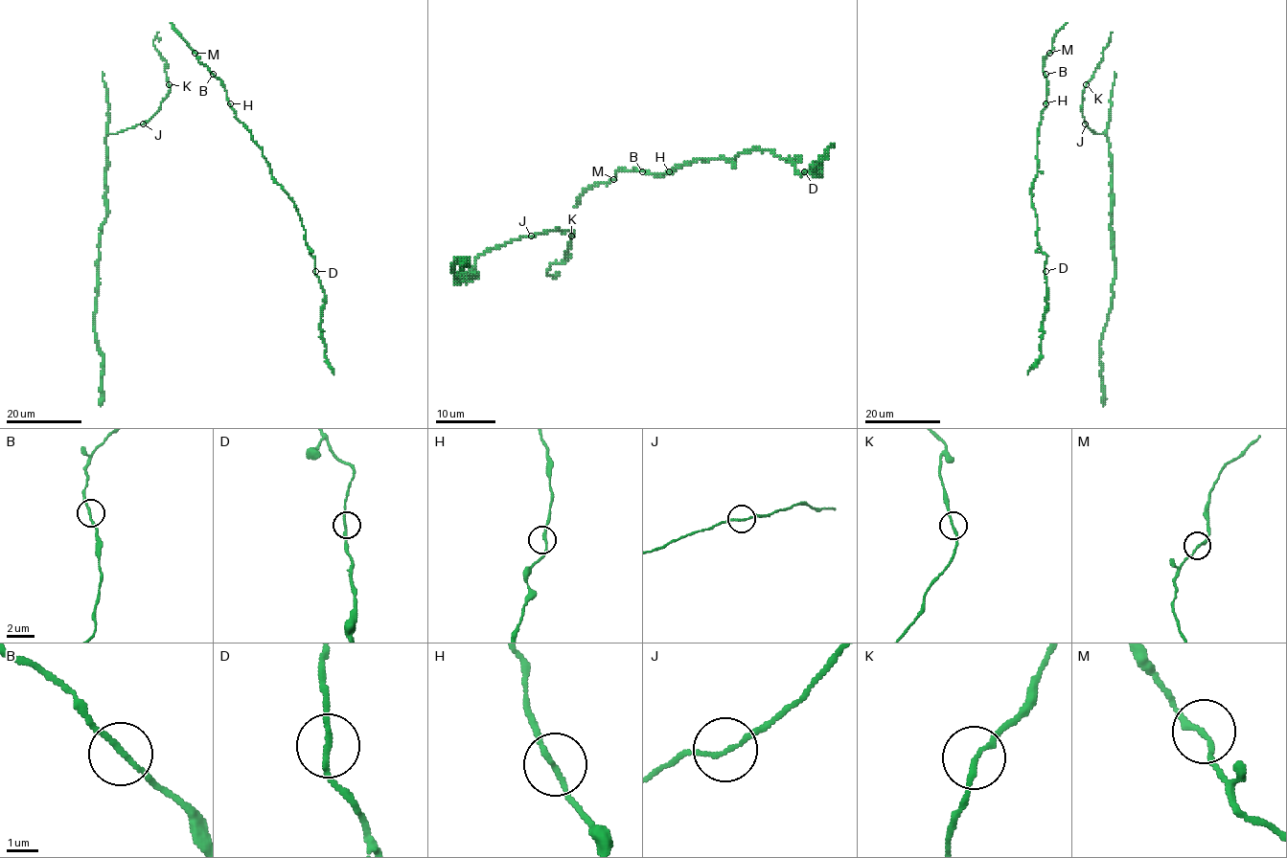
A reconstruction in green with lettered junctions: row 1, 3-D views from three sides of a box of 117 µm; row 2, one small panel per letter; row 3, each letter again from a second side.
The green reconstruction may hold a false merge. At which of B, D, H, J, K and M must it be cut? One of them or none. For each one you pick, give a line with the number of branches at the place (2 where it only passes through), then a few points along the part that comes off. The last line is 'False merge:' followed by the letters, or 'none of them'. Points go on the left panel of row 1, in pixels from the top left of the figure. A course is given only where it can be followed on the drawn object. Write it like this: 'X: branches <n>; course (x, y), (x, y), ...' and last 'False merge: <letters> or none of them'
False merge: none of them

